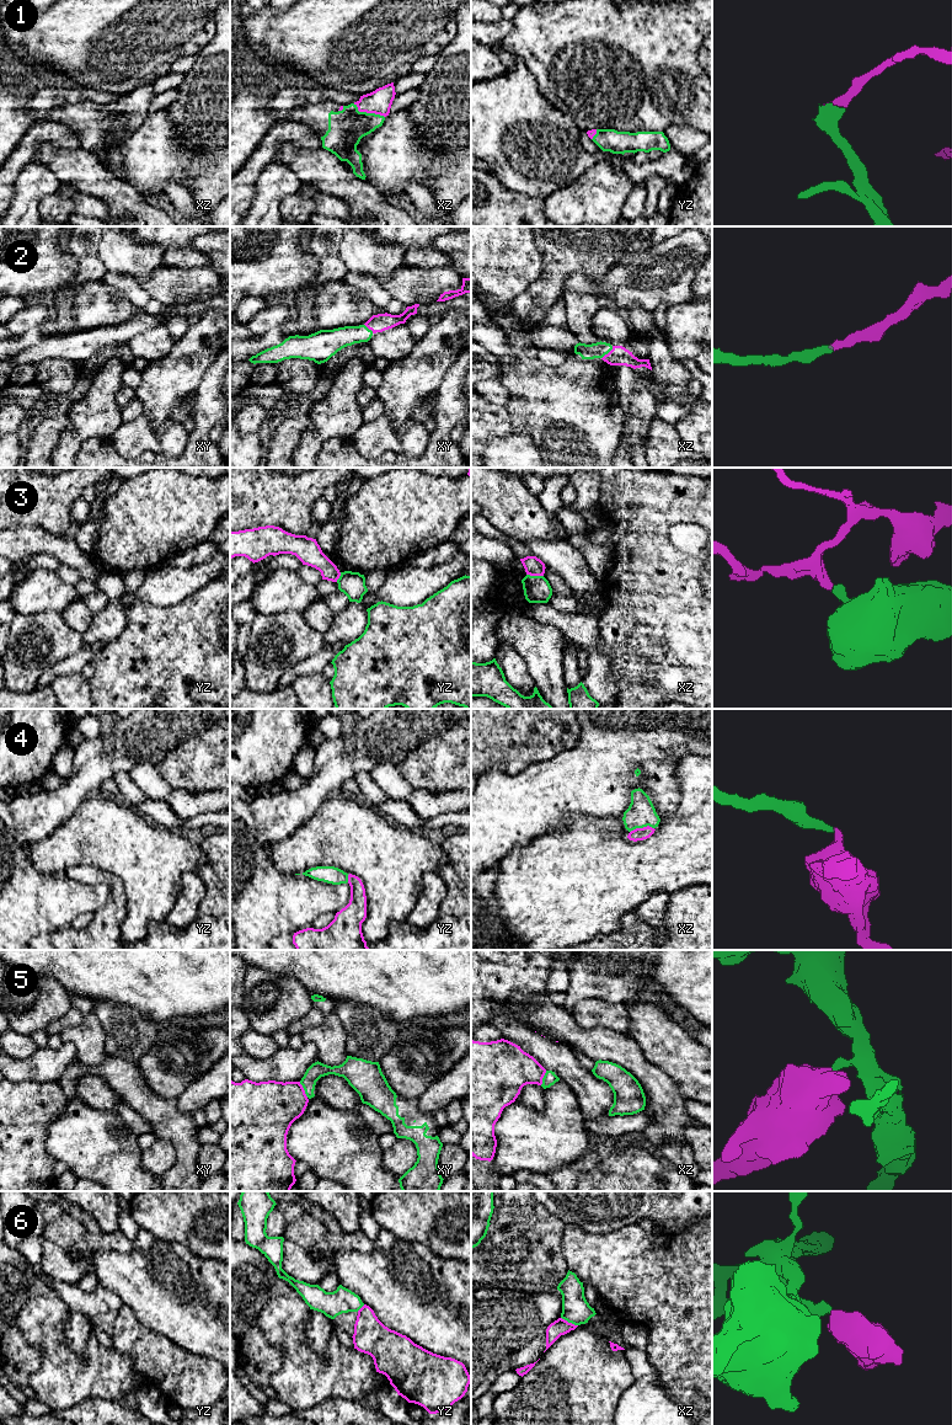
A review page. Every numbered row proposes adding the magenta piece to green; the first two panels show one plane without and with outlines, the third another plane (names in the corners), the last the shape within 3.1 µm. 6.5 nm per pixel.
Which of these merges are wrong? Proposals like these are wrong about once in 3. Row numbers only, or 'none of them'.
3, 5, 6

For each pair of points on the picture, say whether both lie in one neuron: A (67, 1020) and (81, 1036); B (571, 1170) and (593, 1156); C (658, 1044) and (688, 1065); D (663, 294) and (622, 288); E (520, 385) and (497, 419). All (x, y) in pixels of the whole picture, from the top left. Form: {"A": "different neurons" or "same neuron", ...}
{"A": "different neurons", "B": "same neuron", "C": "same neuron", "D": "same neuron", "E": "different neurons"}

